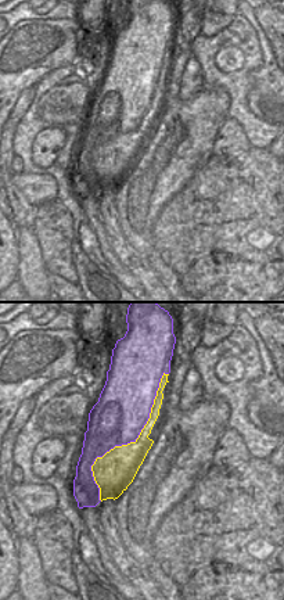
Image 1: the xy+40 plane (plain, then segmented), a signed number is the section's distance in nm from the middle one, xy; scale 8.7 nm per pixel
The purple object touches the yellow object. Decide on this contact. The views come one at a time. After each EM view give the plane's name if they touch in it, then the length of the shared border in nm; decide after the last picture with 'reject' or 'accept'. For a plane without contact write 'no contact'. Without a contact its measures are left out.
xy+40 | 1250 nm

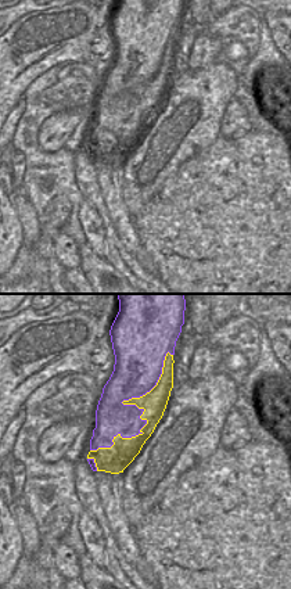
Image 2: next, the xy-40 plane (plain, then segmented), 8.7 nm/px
xy-40 | 1100 nm

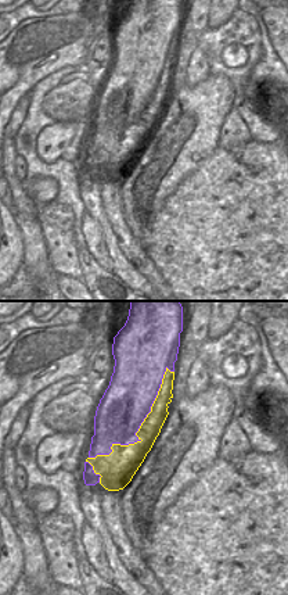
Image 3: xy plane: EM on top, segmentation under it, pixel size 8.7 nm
xy | 1050 nm

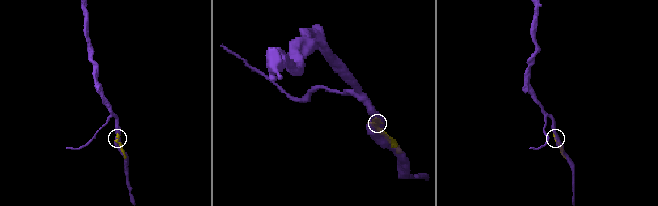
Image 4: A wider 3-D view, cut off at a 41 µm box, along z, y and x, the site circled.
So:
accept

